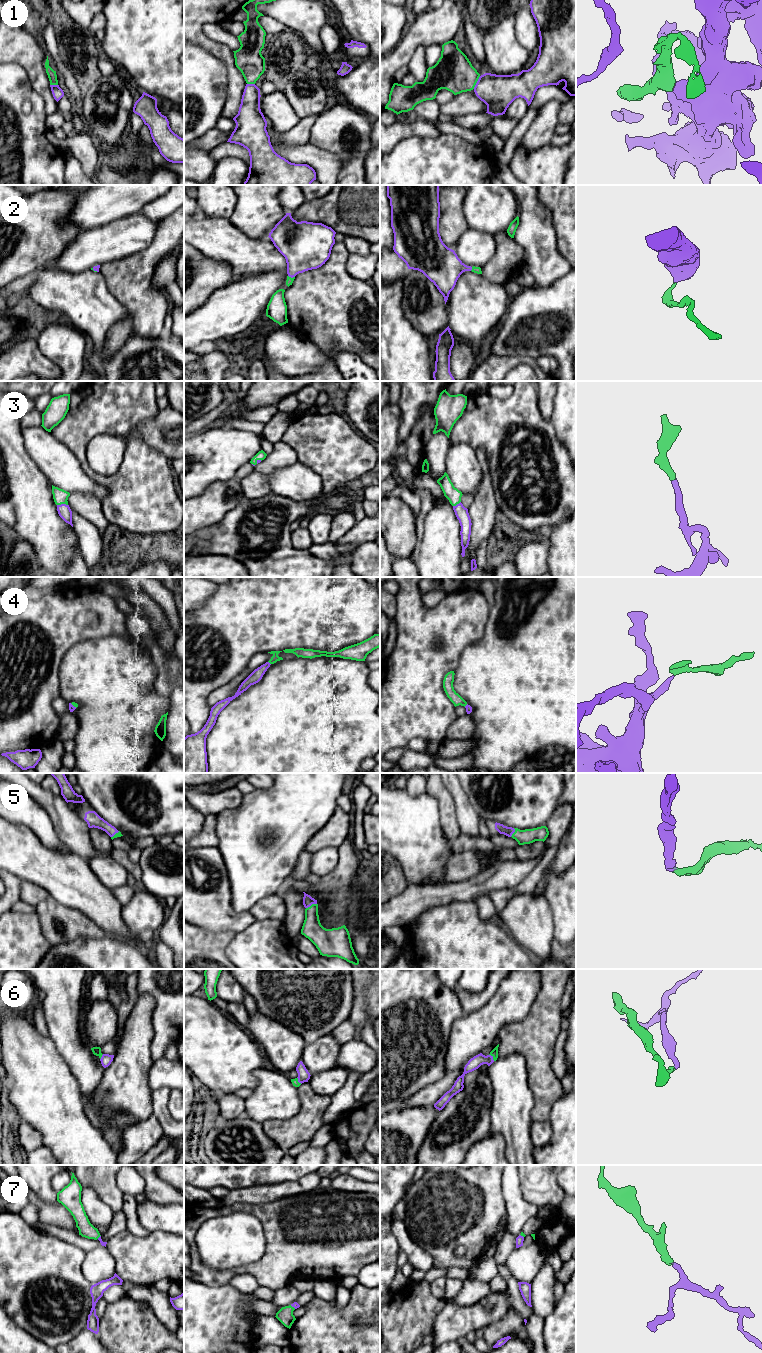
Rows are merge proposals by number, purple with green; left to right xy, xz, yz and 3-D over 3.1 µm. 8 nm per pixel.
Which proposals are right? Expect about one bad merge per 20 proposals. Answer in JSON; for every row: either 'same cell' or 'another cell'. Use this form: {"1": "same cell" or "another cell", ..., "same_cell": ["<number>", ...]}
{"1": "another cell", "2": "same cell", "3": "same cell", "4": "same cell", "5": "same cell", "6": "same cell", "7": "same cell", "same_cell": ["2", "3", "4", "5", "6", "7"]}

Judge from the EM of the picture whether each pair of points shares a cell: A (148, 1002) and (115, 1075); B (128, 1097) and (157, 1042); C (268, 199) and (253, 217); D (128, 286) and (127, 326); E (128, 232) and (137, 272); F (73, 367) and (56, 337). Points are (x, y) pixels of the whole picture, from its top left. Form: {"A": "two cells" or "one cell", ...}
{"A": "one cell", "B": "two cells", "C": "one cell", "D": "two cells", "E": "two cells", "F": "one cell"}

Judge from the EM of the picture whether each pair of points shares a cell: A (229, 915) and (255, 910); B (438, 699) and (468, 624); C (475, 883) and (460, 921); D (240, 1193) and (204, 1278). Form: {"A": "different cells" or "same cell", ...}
{"A": "different cells", "B": "same cell", "C": "different cells", "D": "different cells"}

